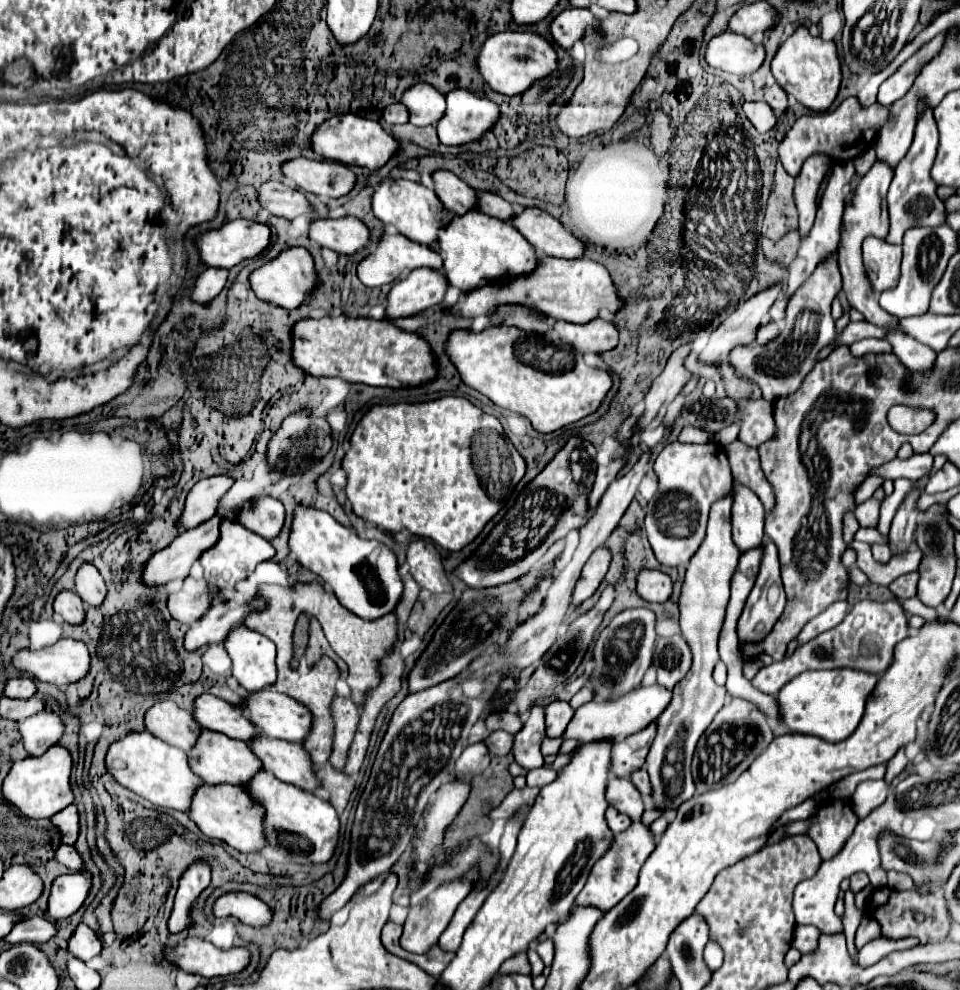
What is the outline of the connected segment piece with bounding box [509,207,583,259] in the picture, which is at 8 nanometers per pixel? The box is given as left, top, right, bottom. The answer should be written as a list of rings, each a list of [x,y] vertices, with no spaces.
[[[525,207],[521,213],[513,215],[509,223],[533,245],[539,255],[575,259],[583,253],[583,243],[577,241],[563,225],[537,207]]]

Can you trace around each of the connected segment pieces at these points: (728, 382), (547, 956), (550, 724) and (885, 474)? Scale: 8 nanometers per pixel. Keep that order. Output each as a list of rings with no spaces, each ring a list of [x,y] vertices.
[[[721,363],[721,379],[723,379],[723,385],[725,385],[725,391],[727,391],[727,397],[731,397],[733,401],[739,401],[739,399],[761,399],[761,391],[755,383],[749,383],[749,381],[741,381],[735,377],[735,373],[731,373],[723,363]]]
[[[551,939],[539,941],[539,943],[535,945],[535,951],[537,951],[537,955],[543,959],[545,967],[549,967],[551,961],[553,961],[553,941],[551,941]]]
[[[551,701],[545,707],[545,721],[547,721],[547,735],[561,737],[563,729],[569,725],[573,717],[573,707],[567,701]]]
[[[915,453],[909,459],[897,459],[895,457],[893,461],[871,470],[869,476],[877,475],[885,480],[899,479],[899,477],[919,479],[931,469],[931,463],[933,463],[933,457],[929,453]]]

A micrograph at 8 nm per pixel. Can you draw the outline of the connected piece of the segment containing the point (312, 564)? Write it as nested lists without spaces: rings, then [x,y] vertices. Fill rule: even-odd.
[[[295,505],[293,523],[289,533],[289,549],[297,555],[297,561],[319,575],[331,591],[339,597],[339,601],[351,609],[355,615],[371,621],[375,617],[383,617],[391,613],[401,597],[401,577],[397,573],[397,559],[389,547],[379,541],[369,541],[357,537],[351,529],[343,527],[335,521],[327,511],[321,511],[313,505]],[[369,571],[375,571],[379,585],[383,589],[383,597],[371,597],[365,587],[365,577]]]

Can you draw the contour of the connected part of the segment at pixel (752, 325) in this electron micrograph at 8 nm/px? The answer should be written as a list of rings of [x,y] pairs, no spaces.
[[[771,287],[763,293],[757,293],[749,301],[741,303],[735,311],[731,311],[729,317],[721,321],[721,325],[711,333],[709,343],[699,355],[699,361],[707,361],[707,359],[719,361],[719,357],[723,355],[729,357],[729,351],[735,345],[751,343],[755,339],[757,327],[763,323],[763,317],[767,315],[769,307],[775,303],[779,291],[781,291],[779,287]]]

